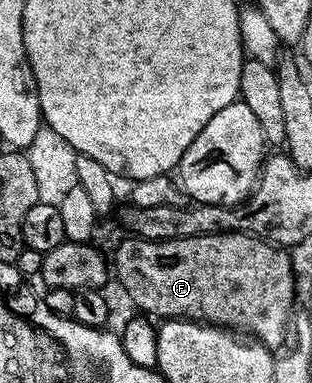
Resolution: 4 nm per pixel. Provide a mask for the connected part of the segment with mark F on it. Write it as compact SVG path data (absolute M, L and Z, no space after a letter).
M213 233L207 237L189 237L175 241L146 241L142 237L127 236L127 241L118 245L118 250L112 257L112 273L124 285L125 290L132 297L132 303L138 311L154 319L185 319L187 321L200 321L207 325L216 325L223 329L237 331L242 335L249 335L253 340L262 342L267 347L275 347L286 337L286 328L291 328L290 312L294 309L294 269L285 257L279 246L268 241L261 241L259 237L251 237L248 233Z

